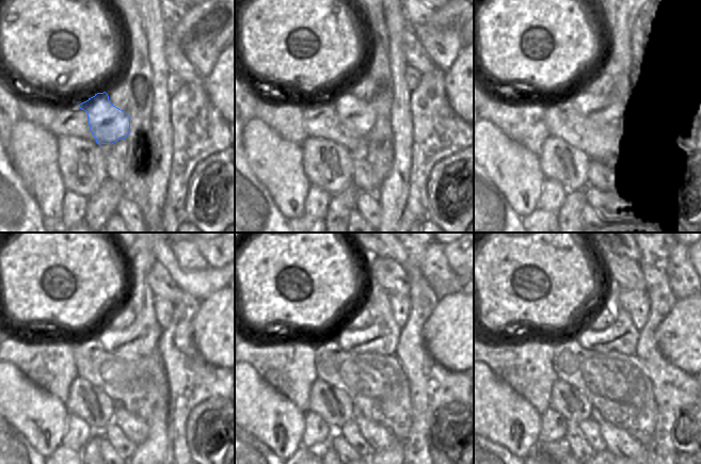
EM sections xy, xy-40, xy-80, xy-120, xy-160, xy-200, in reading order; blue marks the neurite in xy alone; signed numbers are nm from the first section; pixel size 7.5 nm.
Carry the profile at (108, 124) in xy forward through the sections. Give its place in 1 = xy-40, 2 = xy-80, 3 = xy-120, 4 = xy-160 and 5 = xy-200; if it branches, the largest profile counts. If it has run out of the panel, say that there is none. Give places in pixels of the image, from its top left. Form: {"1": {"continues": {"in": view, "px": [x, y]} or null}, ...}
{"1": {"continues": {"in": "xy-40", "px": [357, 116]}}, "2": {"continues": {"in": "xy-80", "px": [607, 110]}}, "3": {"continues": {"in": "xy-120", "px": [138, 340]}}, "4": {"continues": {"in": "xy-160", "px": [381, 337]}}, "5": {"continues": {"in": "xy-200", "px": [621, 337]}}}

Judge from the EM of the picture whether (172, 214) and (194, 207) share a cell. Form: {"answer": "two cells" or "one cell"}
{"answer": "two cells"}

